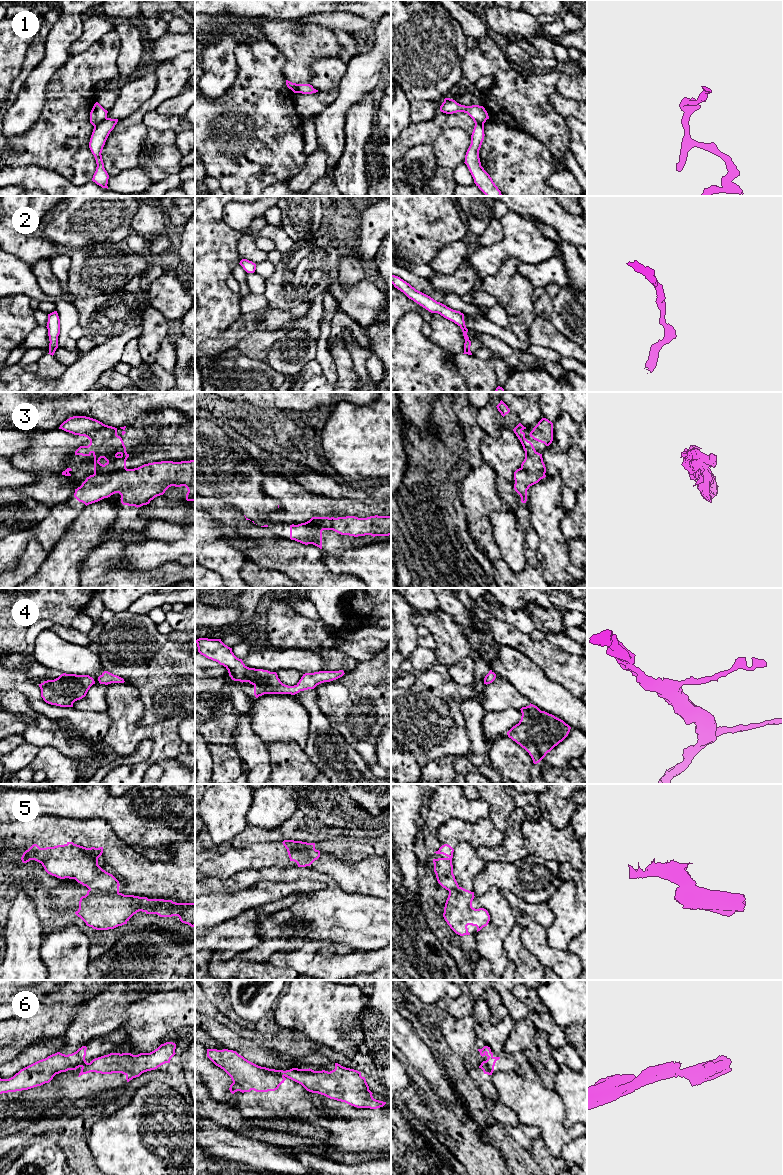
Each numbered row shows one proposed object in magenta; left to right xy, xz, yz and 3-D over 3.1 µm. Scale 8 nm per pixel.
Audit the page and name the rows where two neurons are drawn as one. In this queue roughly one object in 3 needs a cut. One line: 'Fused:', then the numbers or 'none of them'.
Fused: 1, 3, 5, 6

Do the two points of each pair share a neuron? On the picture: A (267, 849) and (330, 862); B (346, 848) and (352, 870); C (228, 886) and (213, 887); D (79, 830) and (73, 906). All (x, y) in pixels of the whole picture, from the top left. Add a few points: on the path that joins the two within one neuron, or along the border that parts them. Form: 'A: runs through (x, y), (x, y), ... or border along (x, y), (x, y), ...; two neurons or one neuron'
A: runs through (283, 855), (307, 857), (314, 862); one neuron
B: border along (368, 856), (356, 862), (338, 860); two neurons
C: runs through (224, 886), (217, 886); one neuron
D: border along (60, 878), (74, 878), (89, 889); two neurons

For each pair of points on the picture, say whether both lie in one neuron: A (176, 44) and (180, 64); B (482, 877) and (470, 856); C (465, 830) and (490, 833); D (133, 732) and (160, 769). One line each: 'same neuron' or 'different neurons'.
A: different neurons
B: different neurons
C: same neuron
D: different neurons

